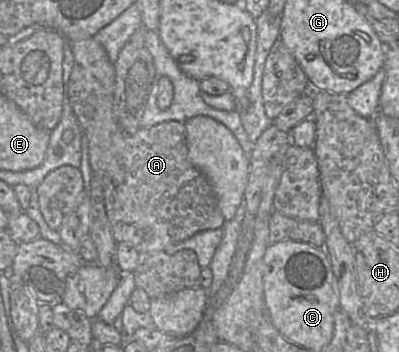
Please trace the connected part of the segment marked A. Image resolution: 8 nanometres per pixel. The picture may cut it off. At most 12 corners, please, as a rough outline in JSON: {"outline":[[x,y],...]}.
{"outline":[[70,42],[68,84],[117,243],[164,251],[226,220],[183,122],[127,135],[115,66]]}

